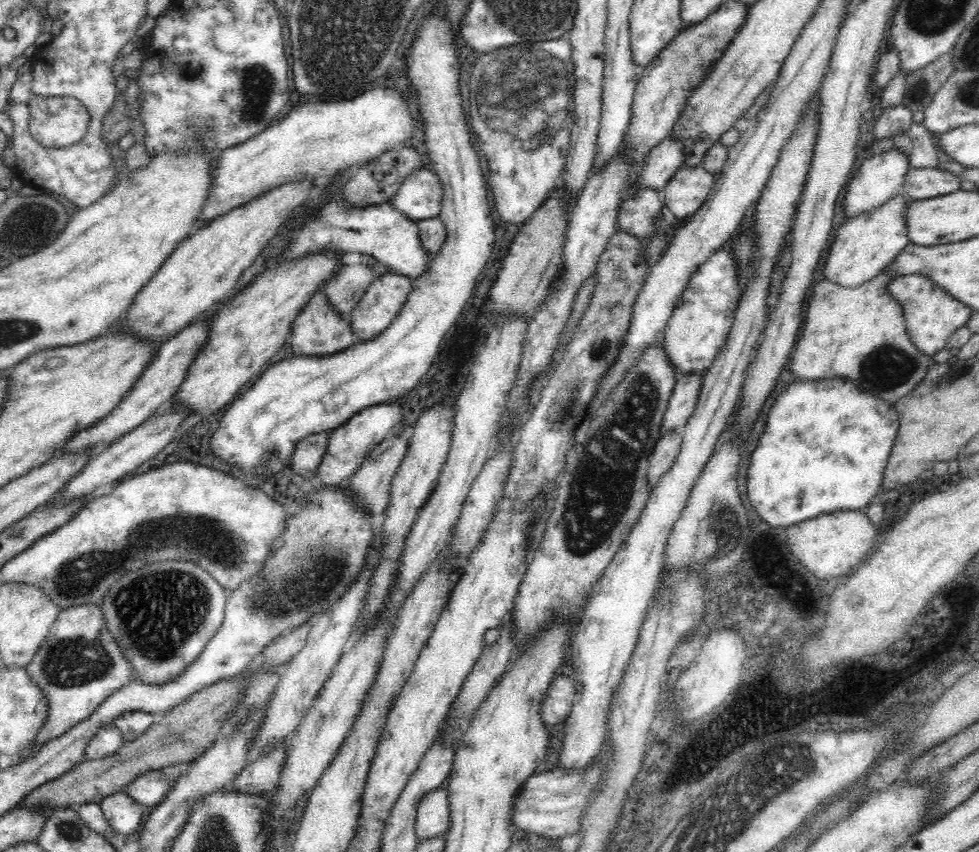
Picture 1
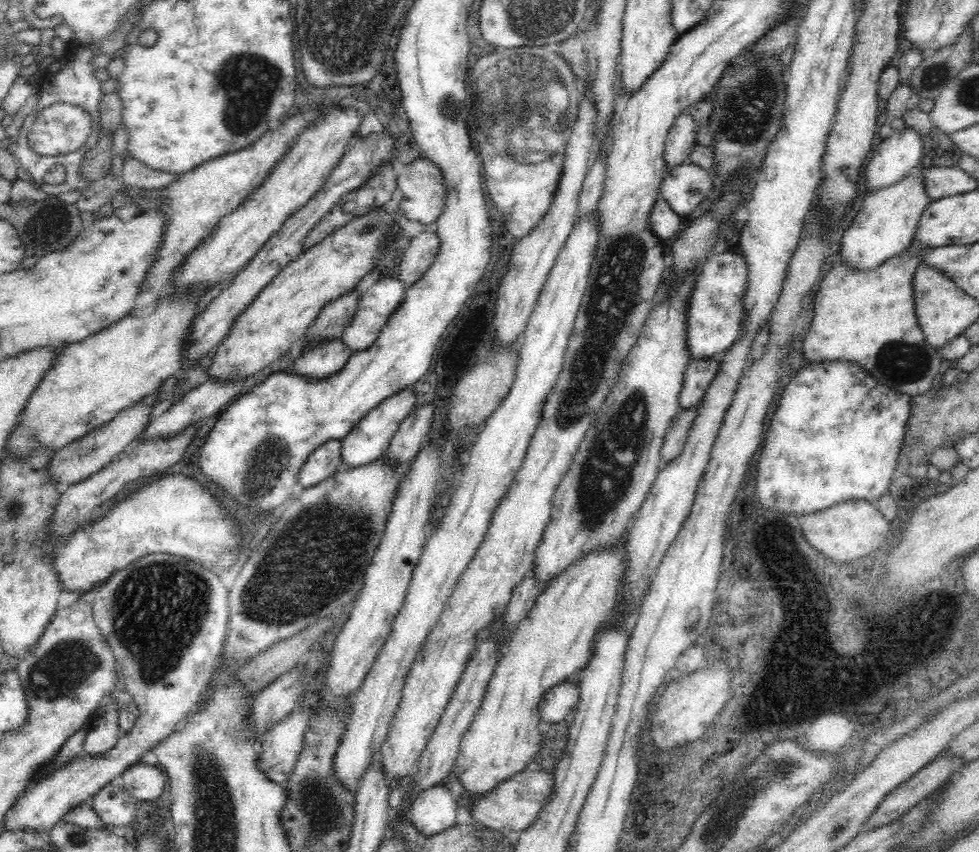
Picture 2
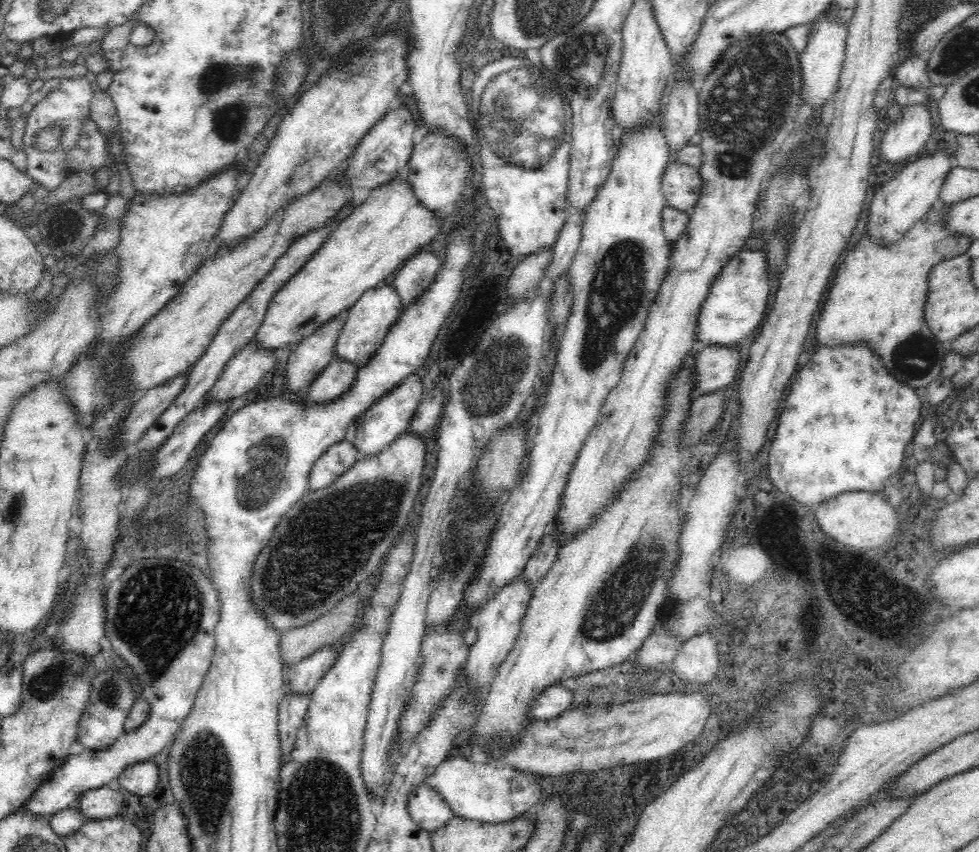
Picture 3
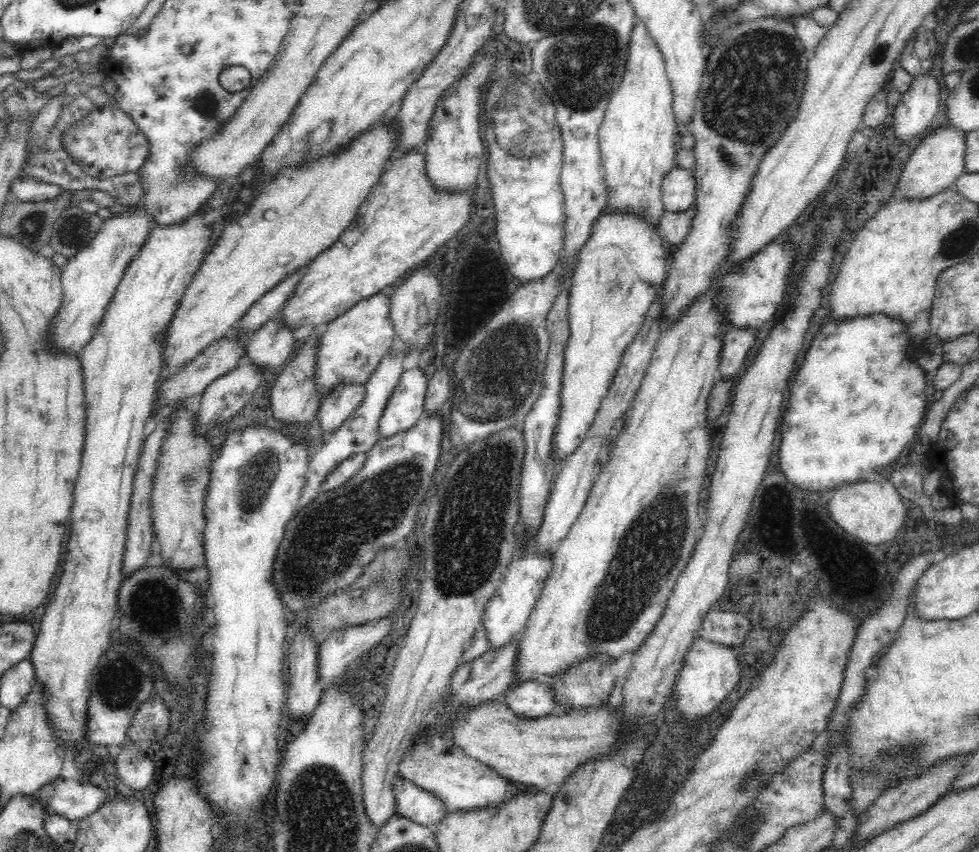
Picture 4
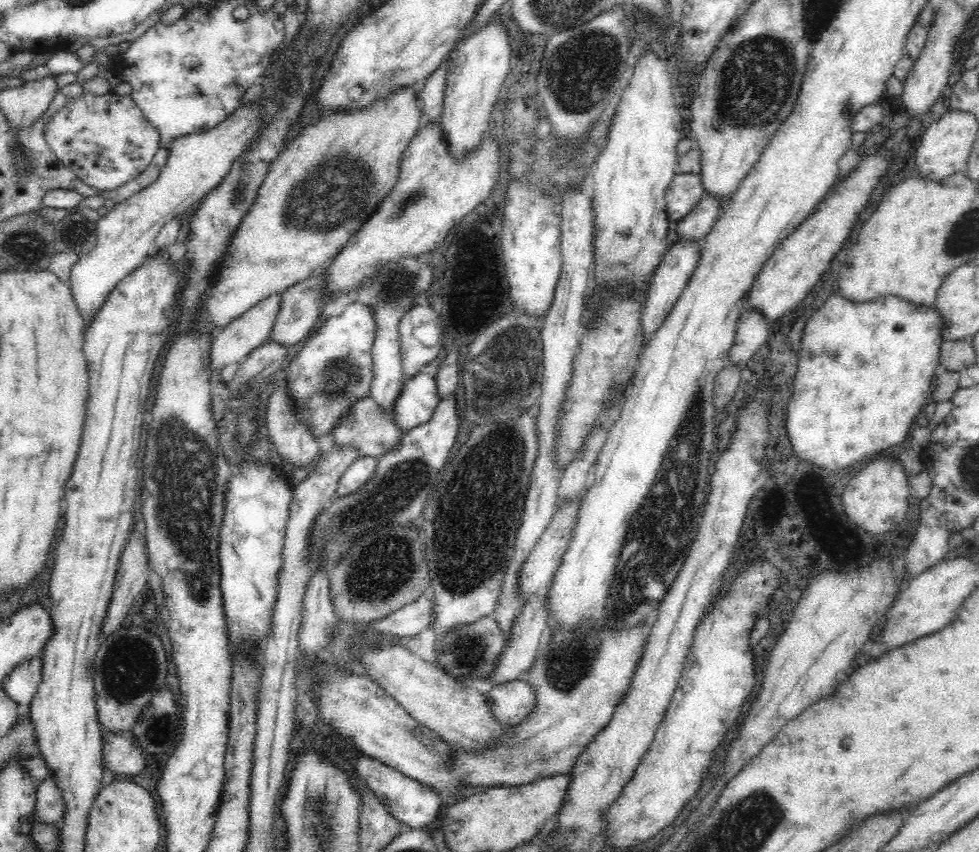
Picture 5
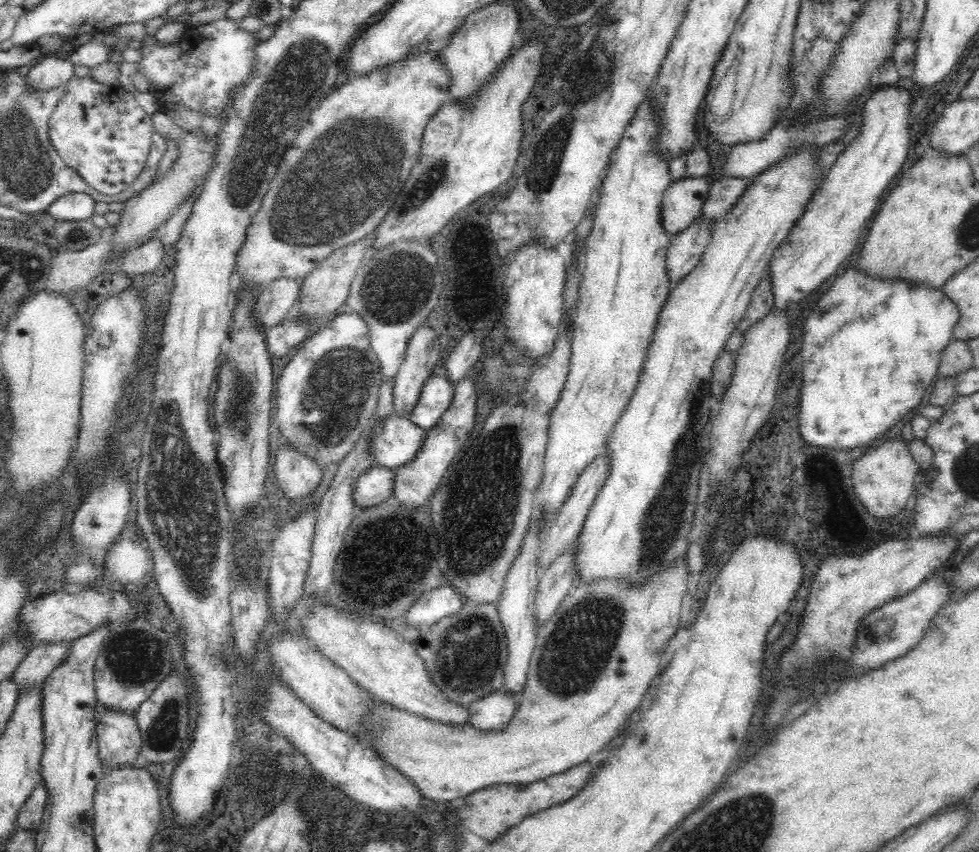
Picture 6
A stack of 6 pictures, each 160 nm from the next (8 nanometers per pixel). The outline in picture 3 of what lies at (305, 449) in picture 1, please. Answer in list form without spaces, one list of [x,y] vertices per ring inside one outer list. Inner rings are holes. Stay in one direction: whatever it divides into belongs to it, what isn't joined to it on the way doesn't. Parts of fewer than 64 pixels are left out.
[[[345,438],[320,455],[309,472],[308,488],[310,491],[330,486],[342,472],[346,472],[359,458],[359,452],[352,442]]]

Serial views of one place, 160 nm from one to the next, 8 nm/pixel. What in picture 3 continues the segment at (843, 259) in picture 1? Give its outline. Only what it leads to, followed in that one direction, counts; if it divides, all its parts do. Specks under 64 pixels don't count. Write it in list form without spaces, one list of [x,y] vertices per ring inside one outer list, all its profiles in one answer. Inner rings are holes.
[[[933,152],[923,158],[916,158],[916,162],[904,163],[904,168],[882,188],[874,192],[869,207],[868,219],[864,235],[868,235],[872,241],[878,239],[880,243],[895,243],[904,238],[904,235],[922,217],[926,216],[934,205],[938,204],[938,192],[942,188],[942,182],[952,168],[946,152]]]

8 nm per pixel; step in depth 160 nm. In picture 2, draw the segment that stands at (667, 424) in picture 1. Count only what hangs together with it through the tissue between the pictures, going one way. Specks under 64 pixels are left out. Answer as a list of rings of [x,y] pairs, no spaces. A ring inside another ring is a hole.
[[[712,356],[709,359],[692,359],[688,363],[680,390],[680,410],[688,410],[700,403],[706,392],[706,386],[714,380],[718,364],[720,364],[719,356]]]

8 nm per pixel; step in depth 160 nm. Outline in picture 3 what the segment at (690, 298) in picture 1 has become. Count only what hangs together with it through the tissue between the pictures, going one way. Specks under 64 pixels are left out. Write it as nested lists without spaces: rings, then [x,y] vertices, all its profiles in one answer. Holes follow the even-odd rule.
[[[743,248],[722,268],[711,283],[698,313],[695,339],[706,346],[732,346],[750,336],[761,324],[770,294],[771,276],[769,276],[767,259],[764,251]]]

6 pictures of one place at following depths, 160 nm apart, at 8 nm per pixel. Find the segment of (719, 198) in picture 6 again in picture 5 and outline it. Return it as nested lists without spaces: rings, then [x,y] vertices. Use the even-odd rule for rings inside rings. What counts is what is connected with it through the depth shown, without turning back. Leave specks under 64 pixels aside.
[[[705,194],[684,218],[676,220],[676,236],[680,241],[703,241],[713,223],[718,219],[726,202]]]

